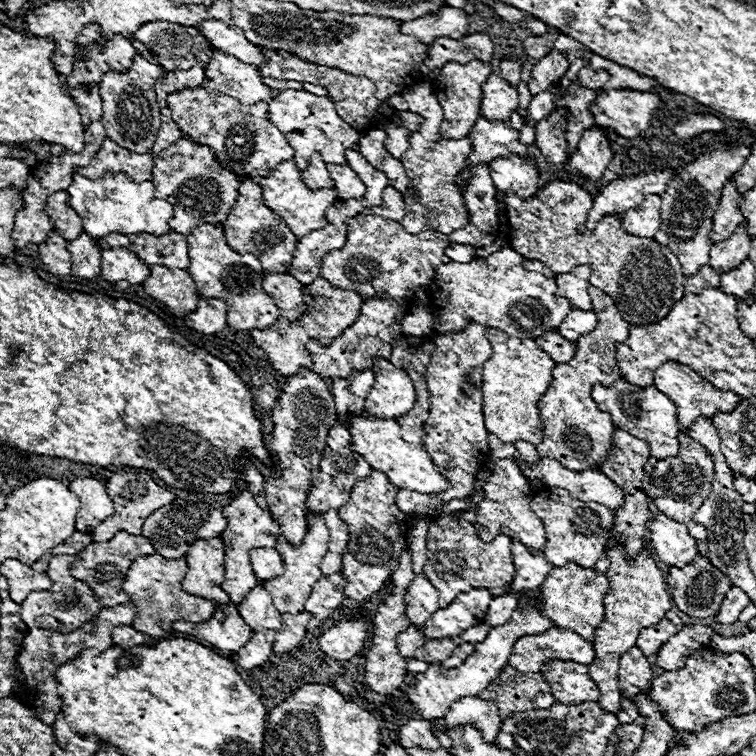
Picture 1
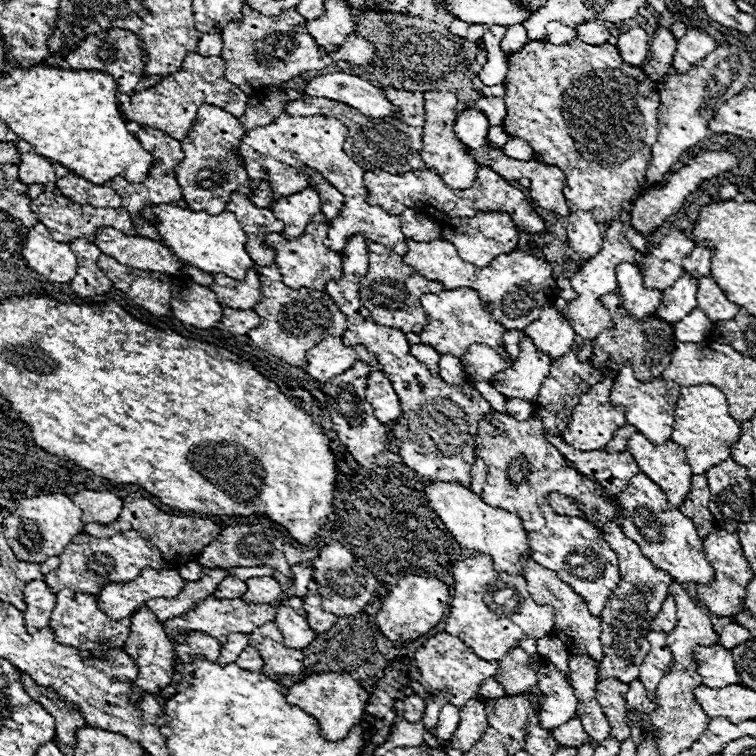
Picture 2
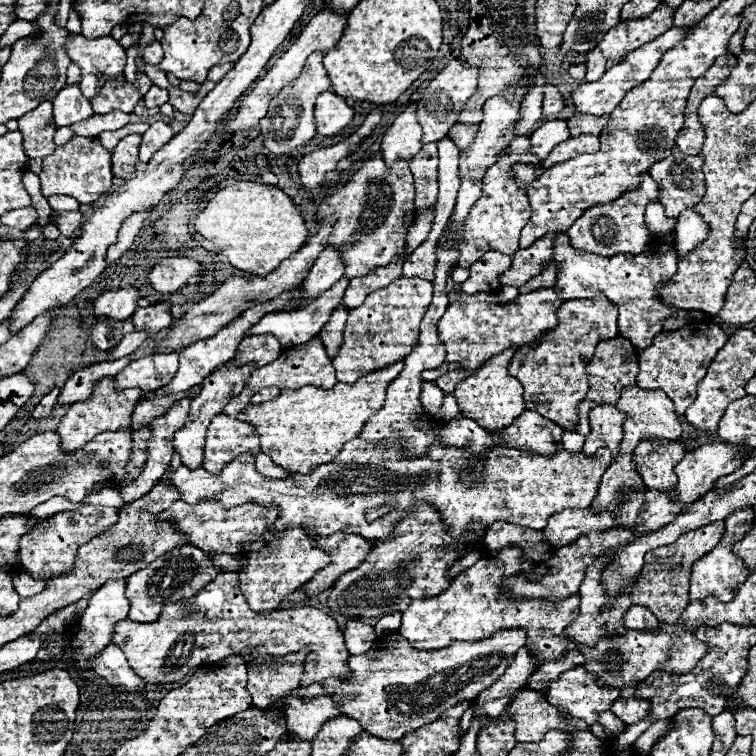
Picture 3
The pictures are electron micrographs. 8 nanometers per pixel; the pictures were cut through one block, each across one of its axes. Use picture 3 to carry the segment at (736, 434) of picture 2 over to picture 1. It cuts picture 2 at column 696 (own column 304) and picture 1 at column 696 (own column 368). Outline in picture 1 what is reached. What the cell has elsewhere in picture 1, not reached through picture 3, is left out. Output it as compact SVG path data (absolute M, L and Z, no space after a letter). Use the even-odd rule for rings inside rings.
M664 362L656 374L654 374L654 386L668 394L668 398L676 400L676 408L678 408L678 424L680 430L686 432L688 426L692 426L692 422L698 416L714 416L718 410L730 412L736 408L736 404L740 402L740 396L736 396L734 392L724 392L724 390L716 390L710 382L706 382L702 376L698 376L692 368L680 364L680 362Z

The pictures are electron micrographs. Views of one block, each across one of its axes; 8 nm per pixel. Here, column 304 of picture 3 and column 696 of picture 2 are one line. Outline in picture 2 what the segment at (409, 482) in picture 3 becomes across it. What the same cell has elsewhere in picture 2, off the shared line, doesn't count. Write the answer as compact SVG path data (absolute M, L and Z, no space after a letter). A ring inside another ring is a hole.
M694 474L690 492L680 504L680 512L688 514L688 518L692 518L700 536L712 532L712 528L714 528L714 516L708 510L708 500L710 500L710 488L708 488L706 476Z

